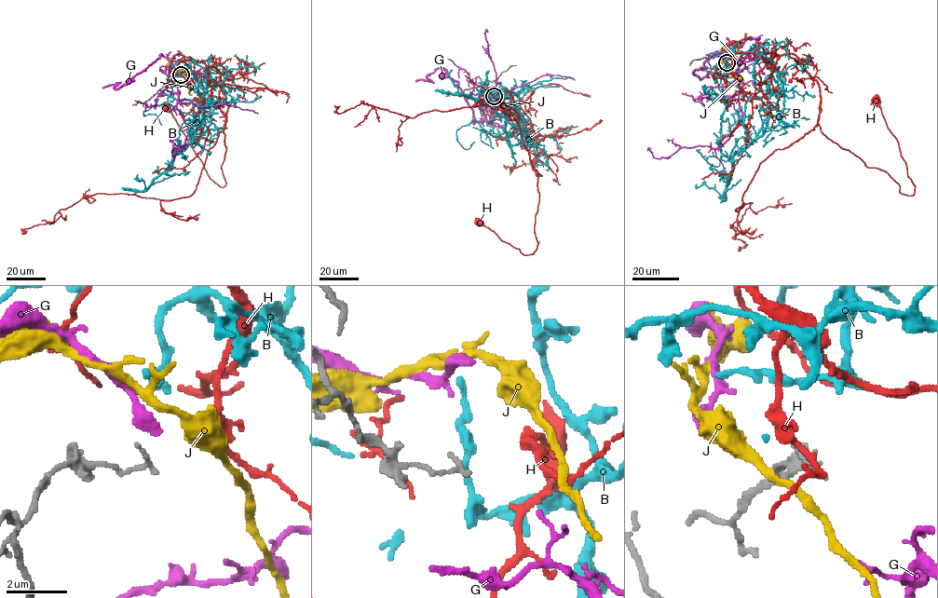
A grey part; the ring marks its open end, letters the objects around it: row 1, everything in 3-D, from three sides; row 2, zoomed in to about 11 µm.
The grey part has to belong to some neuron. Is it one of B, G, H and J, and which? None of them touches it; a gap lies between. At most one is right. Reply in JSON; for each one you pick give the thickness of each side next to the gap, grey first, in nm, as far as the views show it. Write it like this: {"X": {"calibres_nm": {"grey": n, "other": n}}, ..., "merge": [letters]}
{"J": {"calibres_nm": {"grey": 130, "other": 480}}, "merge": ["J"]}

